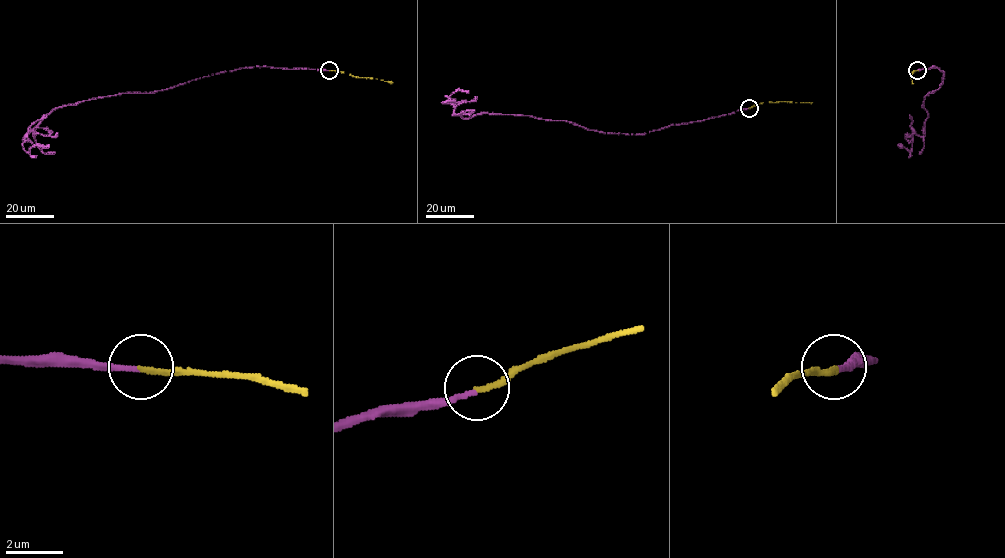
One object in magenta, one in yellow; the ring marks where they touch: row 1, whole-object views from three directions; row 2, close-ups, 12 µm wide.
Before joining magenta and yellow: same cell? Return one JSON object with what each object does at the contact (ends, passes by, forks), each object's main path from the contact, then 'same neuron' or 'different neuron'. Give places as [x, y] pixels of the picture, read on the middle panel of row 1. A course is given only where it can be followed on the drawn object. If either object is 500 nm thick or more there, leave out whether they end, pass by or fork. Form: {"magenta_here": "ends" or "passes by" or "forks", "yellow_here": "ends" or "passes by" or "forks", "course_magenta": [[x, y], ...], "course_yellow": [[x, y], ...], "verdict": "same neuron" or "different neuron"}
{"magenta_here": "ends", "yellow_here": "ends", "course_magenta": [[749, 108], [625, 134], [519, 115], [464, 118], [443, 102], [457, 91], [469, 93]], "course_yellow": [[749, 107], [777, 101], [812, 103]], "verdict": "same neuron"}

